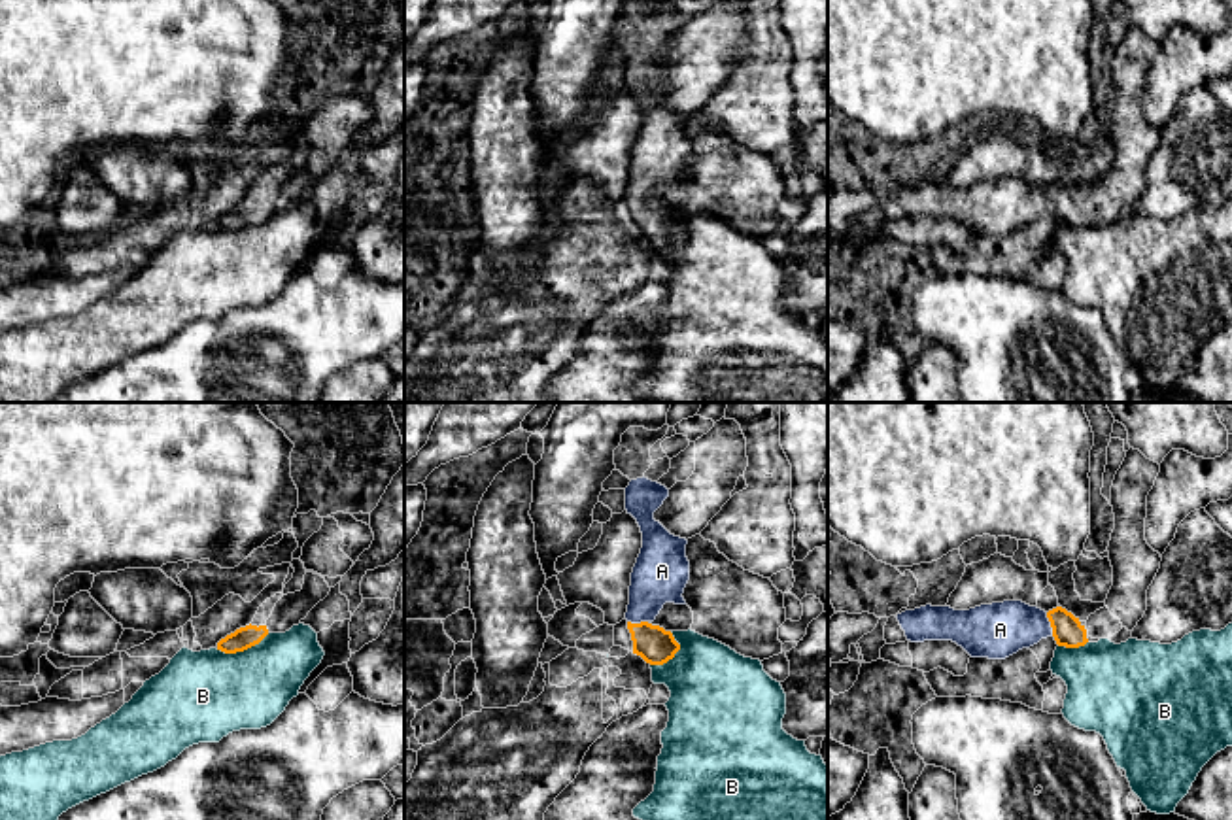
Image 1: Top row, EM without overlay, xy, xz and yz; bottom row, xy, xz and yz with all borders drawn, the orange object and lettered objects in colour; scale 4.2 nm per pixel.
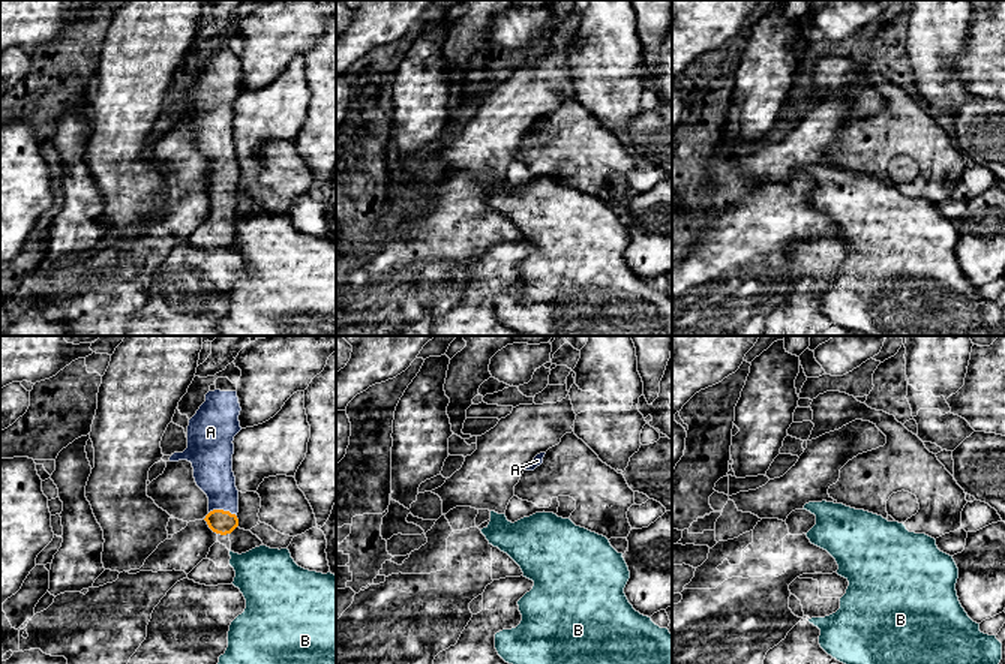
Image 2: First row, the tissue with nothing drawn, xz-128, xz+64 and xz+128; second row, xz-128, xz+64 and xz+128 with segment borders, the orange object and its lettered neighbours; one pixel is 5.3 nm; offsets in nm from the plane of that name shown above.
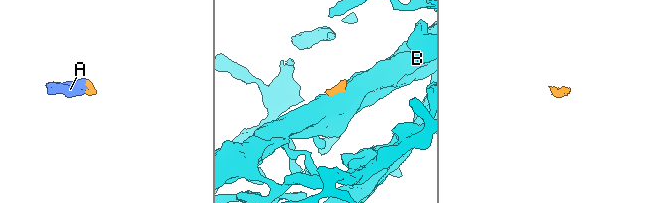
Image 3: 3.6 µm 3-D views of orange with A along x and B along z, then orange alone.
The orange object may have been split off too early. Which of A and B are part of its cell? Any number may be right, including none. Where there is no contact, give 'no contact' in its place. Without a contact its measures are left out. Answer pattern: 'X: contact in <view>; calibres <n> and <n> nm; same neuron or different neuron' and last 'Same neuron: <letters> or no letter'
A: contact in yz; calibres 130 and 240 nm; same neuron
B: contact in xy; calibres 90 and 380 nm; different neuron
Same neuron: A

